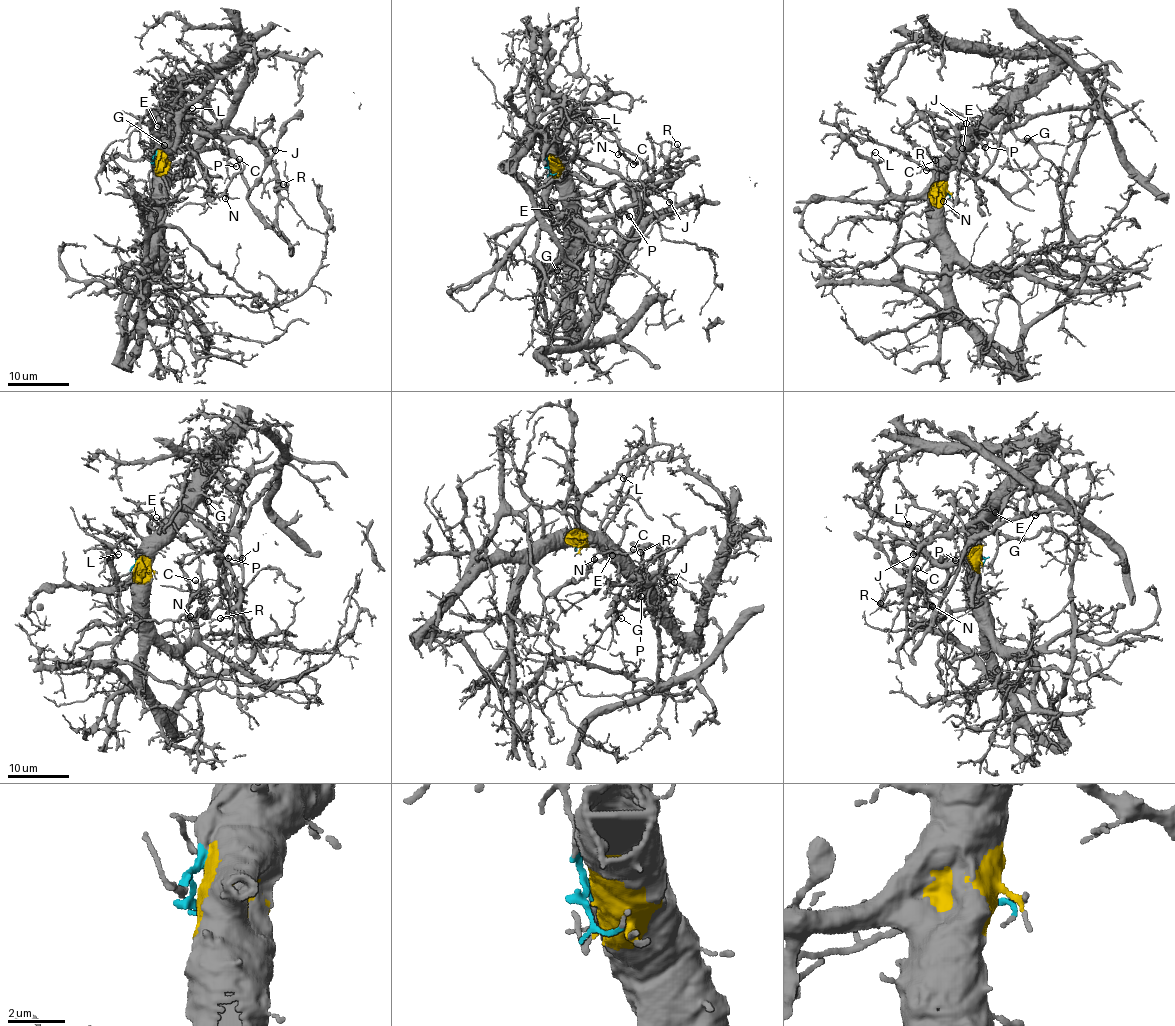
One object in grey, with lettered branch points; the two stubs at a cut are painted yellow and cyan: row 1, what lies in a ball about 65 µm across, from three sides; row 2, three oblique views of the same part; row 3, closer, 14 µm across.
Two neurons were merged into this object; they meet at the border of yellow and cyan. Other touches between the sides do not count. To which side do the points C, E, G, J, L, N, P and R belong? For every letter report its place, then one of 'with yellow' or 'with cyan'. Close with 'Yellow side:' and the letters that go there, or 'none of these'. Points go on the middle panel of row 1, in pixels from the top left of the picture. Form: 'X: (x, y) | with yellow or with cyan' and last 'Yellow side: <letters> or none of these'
C: (633, 164) | with cyan
E: (551, 207) | with yellow
G: (557, 270) | with yellow
J: (669, 202) | with yellow
L: (589, 120) | with yellow
N: (618, 154) | with cyan
P: (629, 216) | with yellow
R: (677, 144) | with yellow
Yellow side: E, G, J, L, P, R

